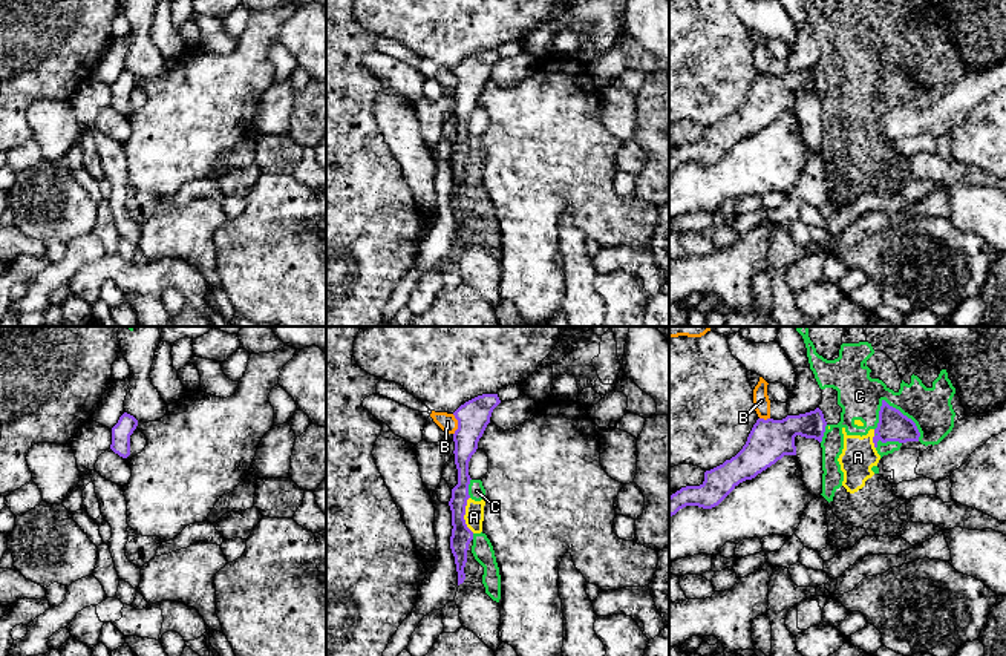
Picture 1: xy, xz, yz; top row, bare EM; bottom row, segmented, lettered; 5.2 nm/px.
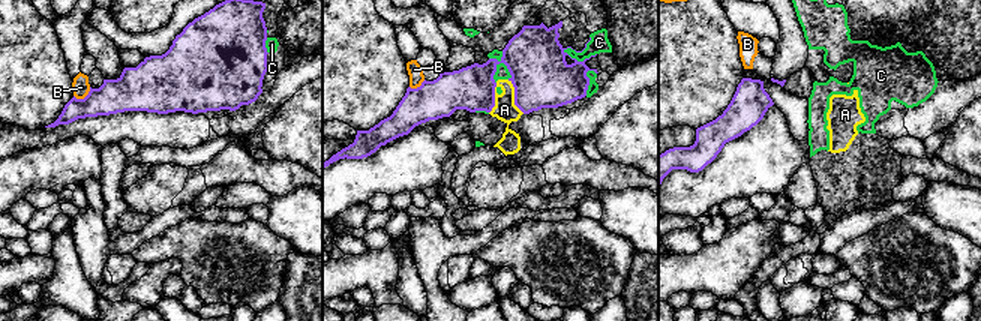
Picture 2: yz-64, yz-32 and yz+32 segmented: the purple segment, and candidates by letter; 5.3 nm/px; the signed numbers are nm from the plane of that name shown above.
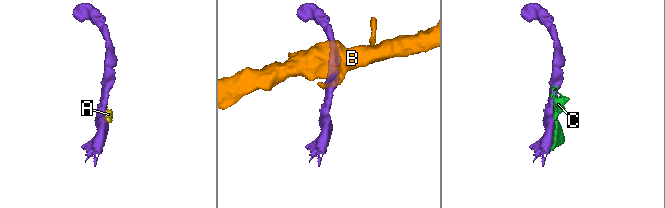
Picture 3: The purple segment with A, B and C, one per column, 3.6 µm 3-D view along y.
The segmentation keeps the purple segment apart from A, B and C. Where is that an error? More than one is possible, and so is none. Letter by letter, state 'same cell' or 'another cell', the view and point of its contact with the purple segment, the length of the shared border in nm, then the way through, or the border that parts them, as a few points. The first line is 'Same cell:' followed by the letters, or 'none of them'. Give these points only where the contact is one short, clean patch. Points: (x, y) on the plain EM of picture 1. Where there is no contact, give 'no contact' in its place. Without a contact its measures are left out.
Same cell: none of them
A: another cell; contact xz (464, 170); length 190 nm; border xz (469, 154), (464, 163), (464, 180), (473, 189)
B: another cell; contact xz (458, 82); length 110 nm; border xz (452, 71), (457, 77), (454, 91)
C: another cell; contact yz (905, 72); length 300 nm

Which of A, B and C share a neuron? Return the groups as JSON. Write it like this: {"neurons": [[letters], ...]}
{"neurons": [["A", "C"], ["B"]]}

